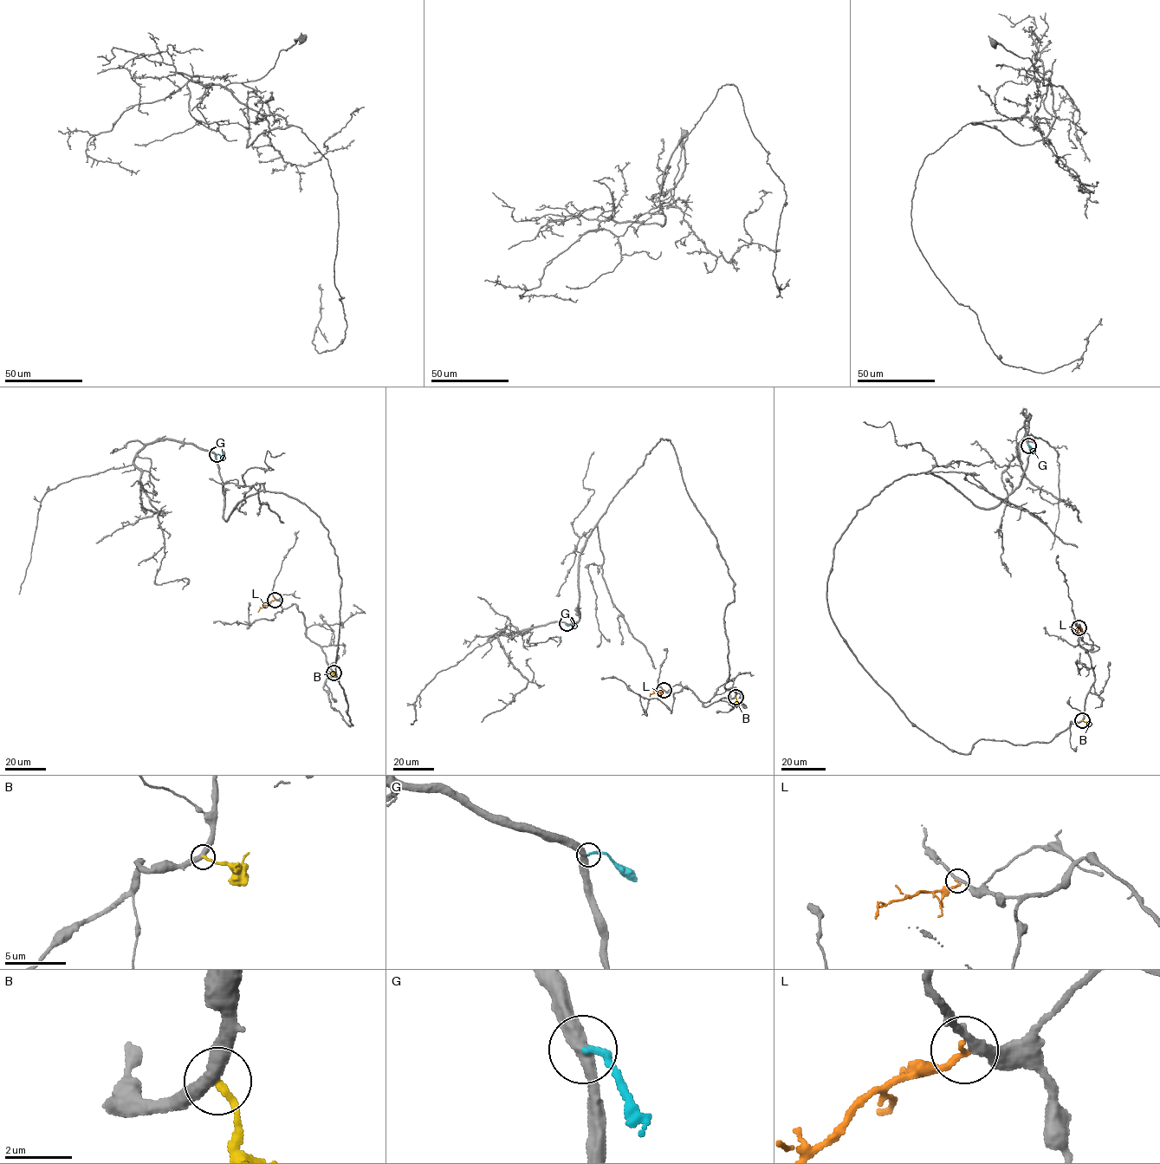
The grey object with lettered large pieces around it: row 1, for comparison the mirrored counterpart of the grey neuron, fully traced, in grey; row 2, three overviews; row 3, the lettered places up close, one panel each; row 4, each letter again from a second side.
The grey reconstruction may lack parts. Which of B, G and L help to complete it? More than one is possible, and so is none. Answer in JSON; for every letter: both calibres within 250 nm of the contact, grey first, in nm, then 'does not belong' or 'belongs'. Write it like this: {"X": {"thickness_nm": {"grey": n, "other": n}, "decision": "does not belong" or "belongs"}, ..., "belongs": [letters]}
{"B": {"thickness_nm": {"grey": 400, "other": 220}, "decision": "does not belong"}, "G": {"thickness_nm": {"grey": 440, "other": 170}, "decision": "does not belong"}, "L": {"thickness_nm": {"grey": 260, "other": 190}, "decision": "does not belong"}, "belongs": []}

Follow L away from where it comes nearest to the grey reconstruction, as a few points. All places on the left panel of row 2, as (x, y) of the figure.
L: (275, 599), (258, 612)

